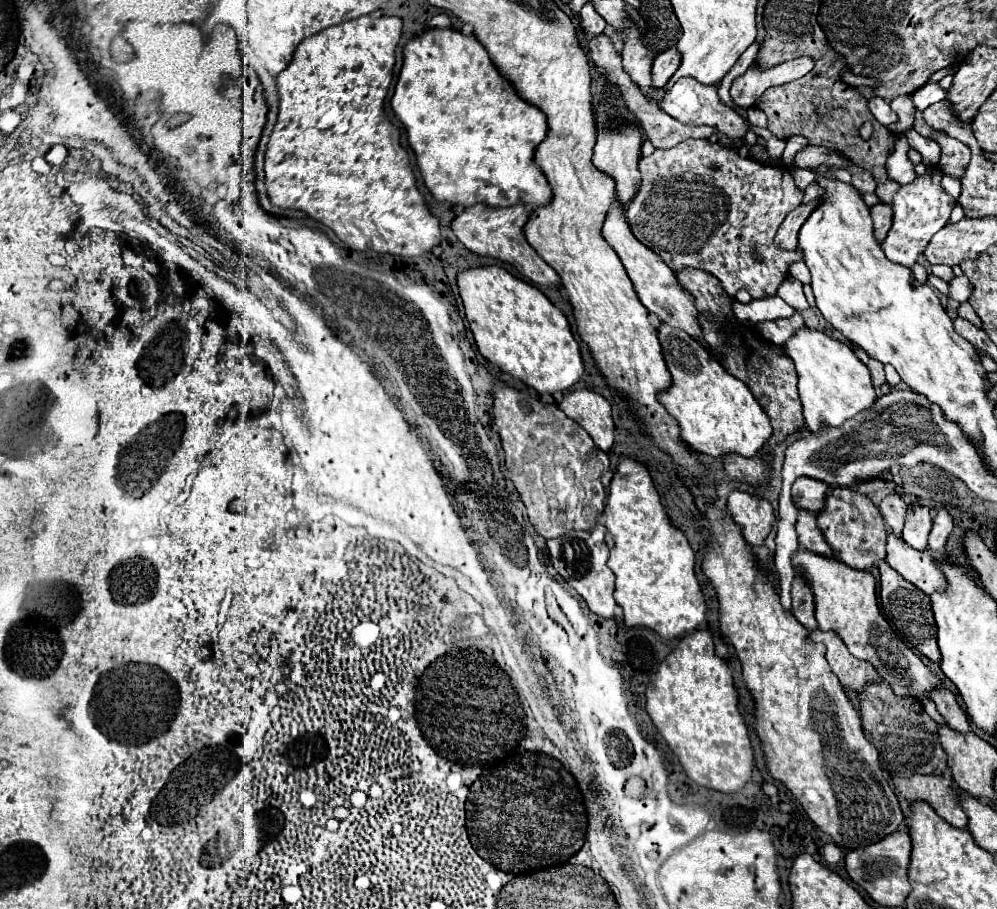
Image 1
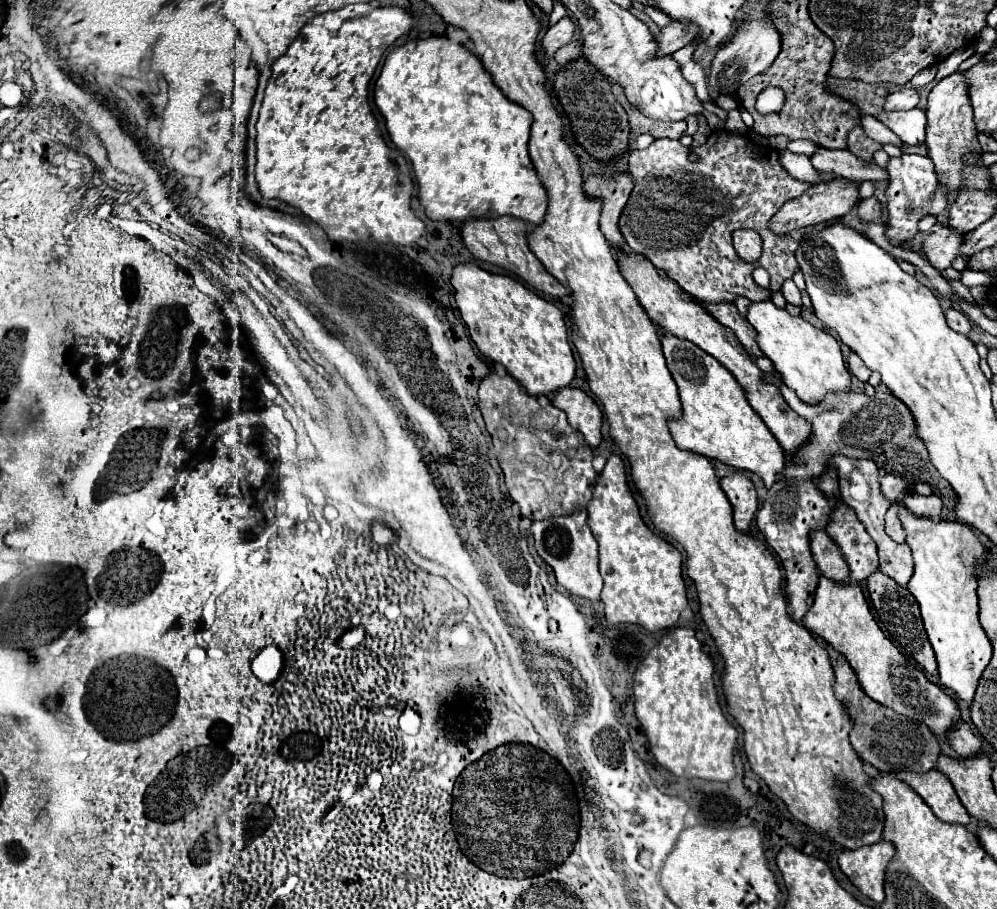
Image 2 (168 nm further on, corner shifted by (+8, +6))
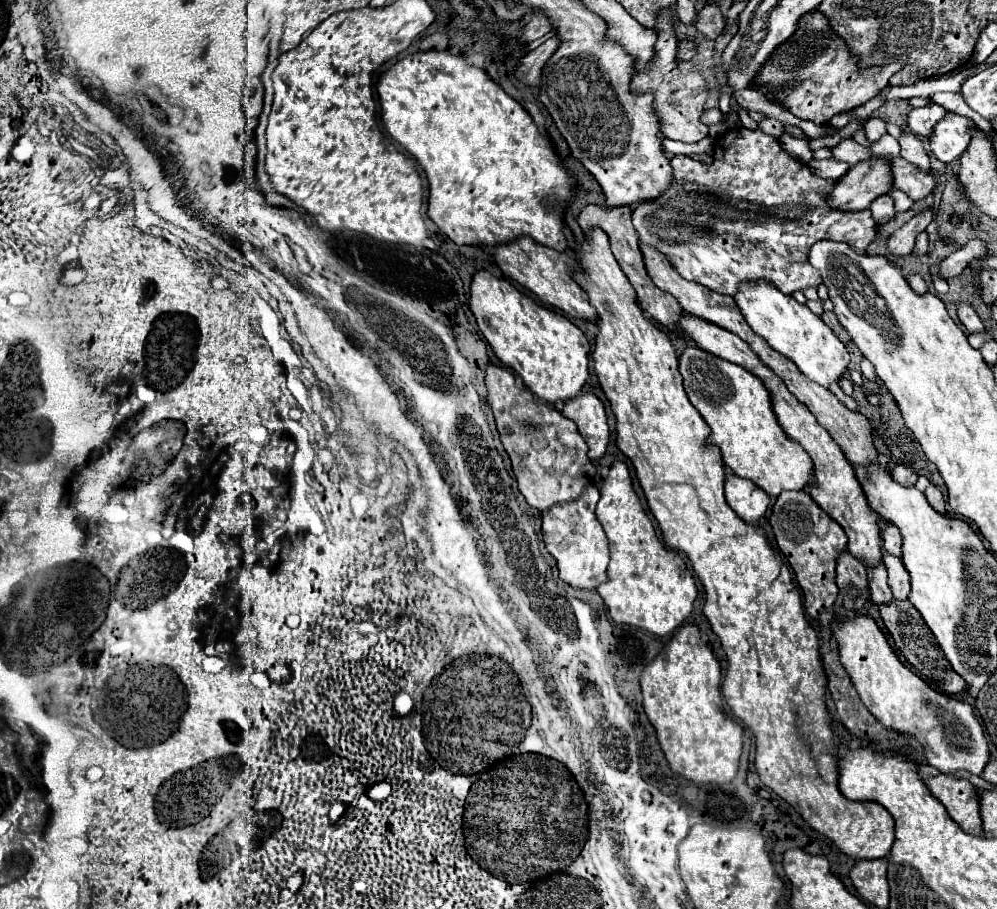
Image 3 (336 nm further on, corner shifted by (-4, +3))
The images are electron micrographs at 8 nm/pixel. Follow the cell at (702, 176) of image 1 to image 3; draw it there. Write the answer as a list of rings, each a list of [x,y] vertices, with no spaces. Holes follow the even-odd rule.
[[[747,128],[729,130],[715,142],[711,164],[697,162],[689,156],[673,156],[671,168],[673,182],[661,196],[637,204],[633,210],[633,226],[639,240],[653,244],[653,248],[669,256],[669,262],[685,280],[693,280],[713,292],[733,296],[739,284],[769,280],[783,294],[793,294],[795,290],[805,290],[821,282],[821,276],[807,260],[809,248],[817,240],[847,242],[857,252],[865,252],[873,240],[875,222],[869,210],[841,212],[829,208],[825,200],[835,182],[813,174],[807,164],[789,156],[773,136],[763,132]]]

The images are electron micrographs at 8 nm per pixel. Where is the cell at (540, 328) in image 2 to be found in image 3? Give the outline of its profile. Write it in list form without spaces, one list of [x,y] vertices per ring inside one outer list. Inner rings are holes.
[[[479,270],[471,282],[469,308],[495,356],[515,370],[525,386],[545,402],[571,400],[589,378],[589,340],[557,310],[545,308],[503,278]]]

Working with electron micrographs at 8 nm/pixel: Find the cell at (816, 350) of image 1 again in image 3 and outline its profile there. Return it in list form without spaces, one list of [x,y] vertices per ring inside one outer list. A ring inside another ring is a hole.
[[[757,280],[755,284],[741,284],[737,296],[733,298],[741,308],[741,314],[749,322],[751,330],[759,334],[779,354],[793,360],[809,380],[821,384],[823,388],[829,388],[845,376],[849,366],[849,352],[845,344],[805,304],[795,302],[793,296],[781,294],[767,280]]]

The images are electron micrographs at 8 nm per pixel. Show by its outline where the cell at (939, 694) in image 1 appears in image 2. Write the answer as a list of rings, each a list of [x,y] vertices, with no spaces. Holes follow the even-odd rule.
[[[963,721],[949,733],[949,743],[955,749],[955,753],[963,759],[977,757],[981,753],[981,741],[971,733],[969,725]]]

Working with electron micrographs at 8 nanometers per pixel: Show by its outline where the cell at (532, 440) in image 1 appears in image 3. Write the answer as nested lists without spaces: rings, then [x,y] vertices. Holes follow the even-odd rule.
[[[489,366],[485,386],[499,438],[513,462],[513,474],[527,504],[545,512],[555,504],[577,500],[585,486],[593,484],[597,468],[587,456],[587,444],[575,422],[545,402],[537,404],[537,398],[527,388],[519,388],[515,376],[505,368]]]

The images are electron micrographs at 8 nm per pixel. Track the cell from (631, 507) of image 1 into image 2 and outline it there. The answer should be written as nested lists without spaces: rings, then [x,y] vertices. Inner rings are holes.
[[[611,455],[597,477],[593,499],[587,507],[587,523],[599,543],[599,571],[603,577],[601,601],[605,605],[605,619],[613,625],[635,623],[651,633],[675,627],[681,611],[687,607],[681,553],[643,523],[639,507],[629,491],[625,465],[619,455]]]

